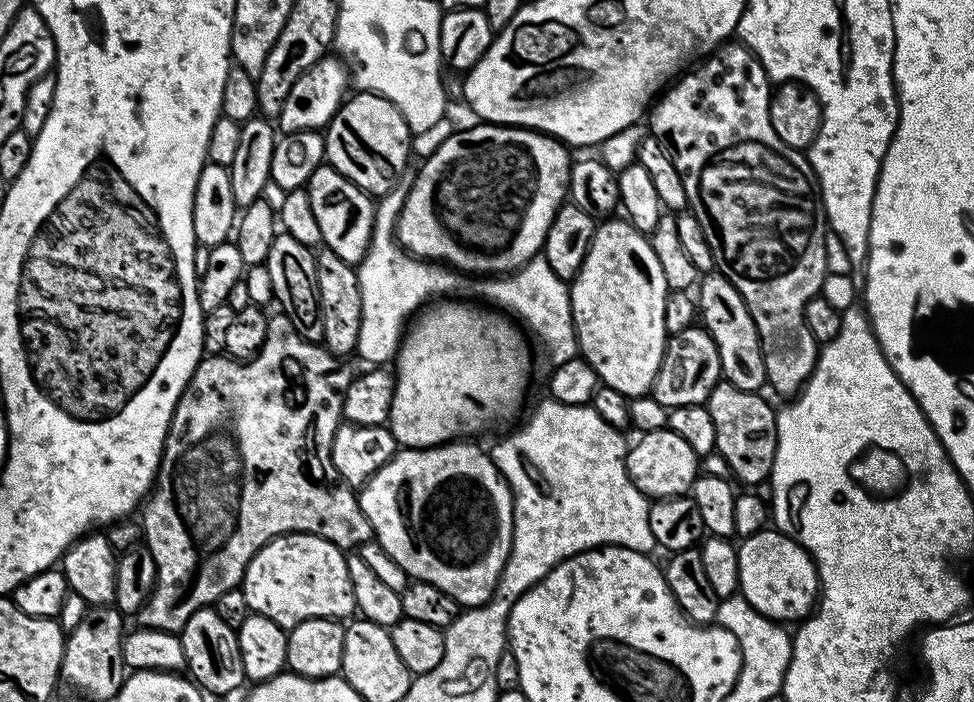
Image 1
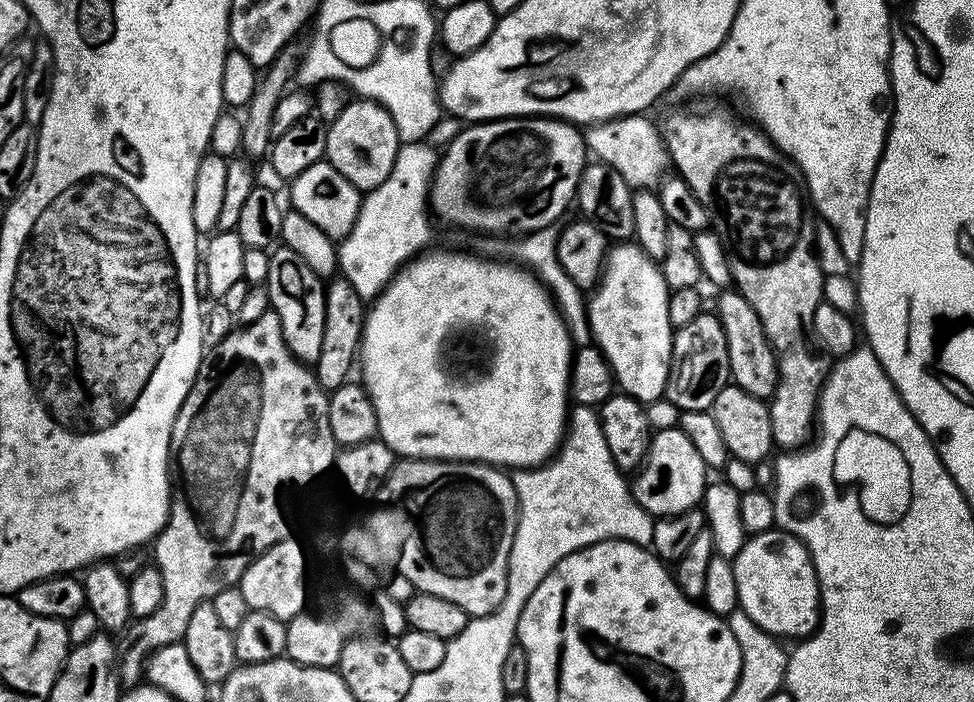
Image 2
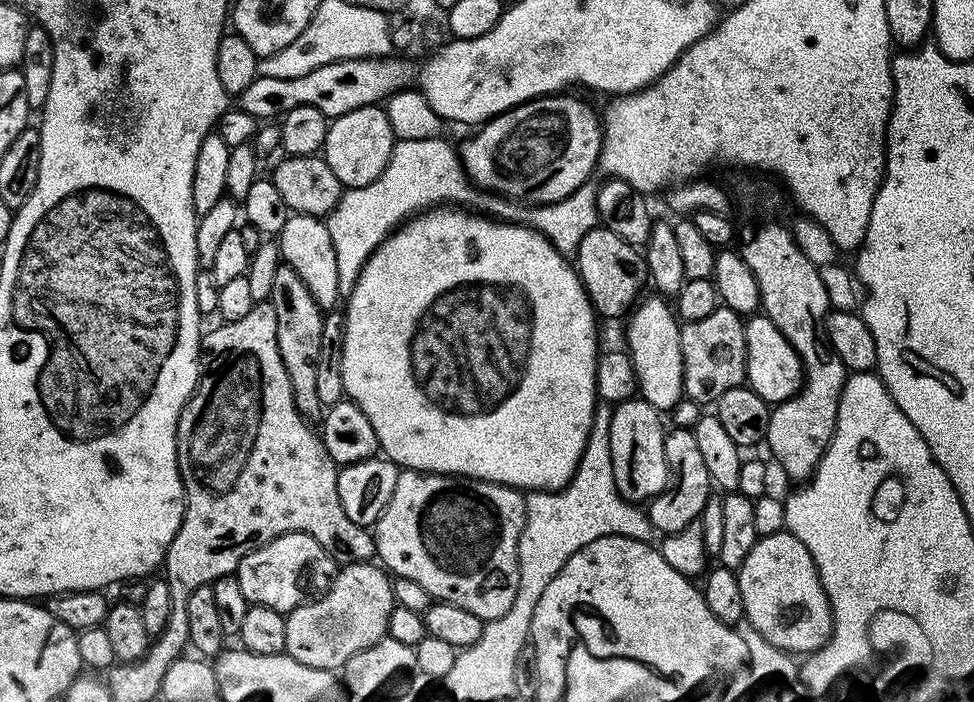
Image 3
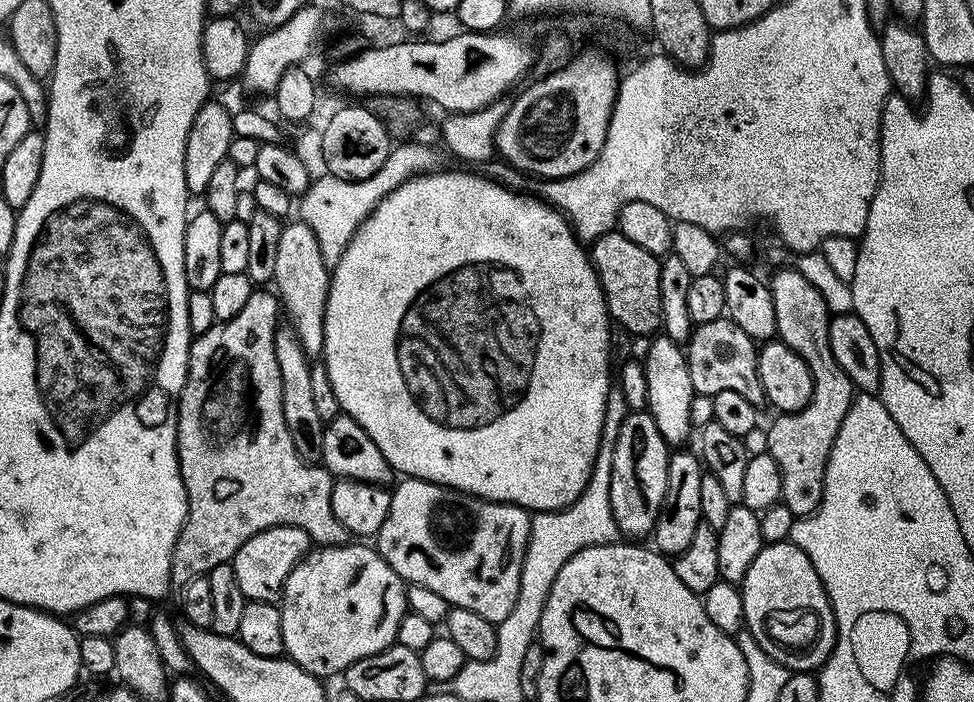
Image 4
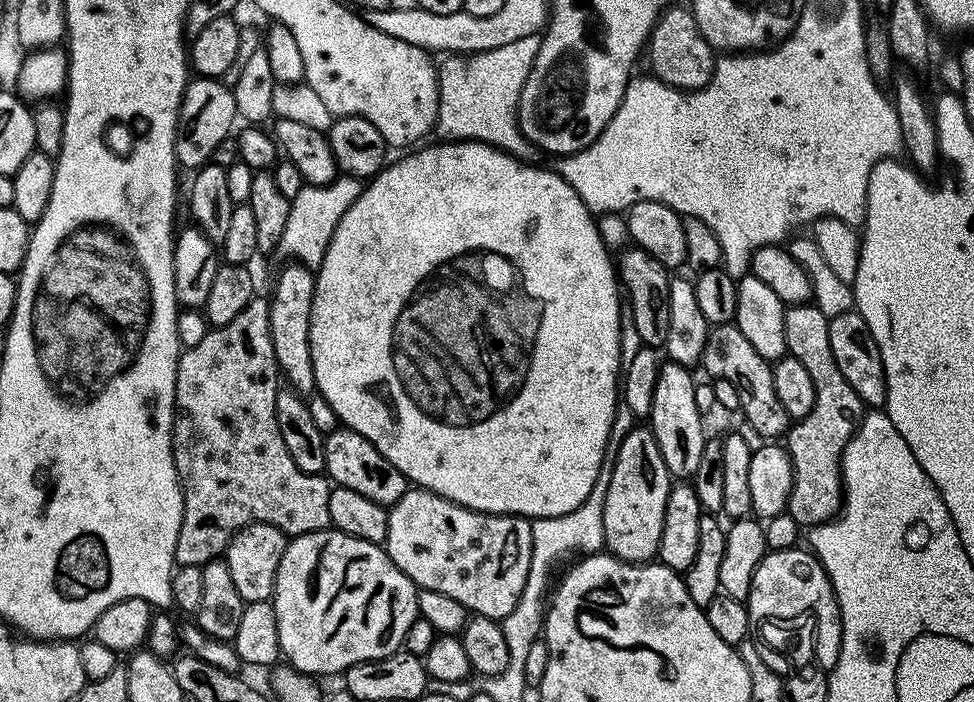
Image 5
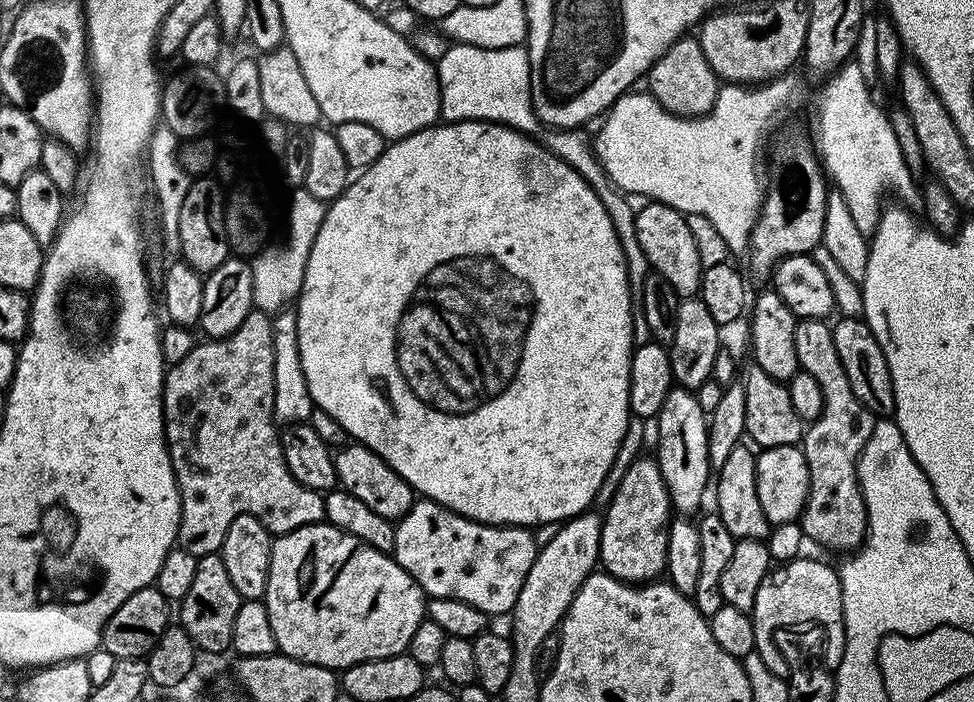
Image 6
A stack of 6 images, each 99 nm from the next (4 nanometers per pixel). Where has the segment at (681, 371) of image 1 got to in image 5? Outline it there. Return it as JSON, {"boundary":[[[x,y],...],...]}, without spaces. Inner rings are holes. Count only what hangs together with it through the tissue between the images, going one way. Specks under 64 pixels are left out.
{"boundary":[[[735,323],[718,324],[709,331],[704,347],[702,368],[705,368],[712,378],[730,382],[730,386],[738,390],[740,412],[748,419],[749,426],[758,435],[764,436],[760,438],[772,442],[787,433],[790,417],[774,391],[772,364],[766,358],[762,358],[762,354],[758,354],[758,350],[754,350],[750,342],[746,342],[746,334],[742,334],[742,330],[738,330]]]}

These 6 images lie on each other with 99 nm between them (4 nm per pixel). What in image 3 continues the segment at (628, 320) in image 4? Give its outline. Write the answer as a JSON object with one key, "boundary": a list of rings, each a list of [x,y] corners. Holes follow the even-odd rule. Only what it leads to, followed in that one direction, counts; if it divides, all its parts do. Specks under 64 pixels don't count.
{"boundary":[[[593,226],[578,242],[574,267],[595,315],[600,318],[605,316],[608,320],[616,320],[620,315],[623,317],[637,303],[641,295],[639,292],[643,290],[644,284],[646,288],[648,280],[648,267],[644,264],[641,249],[626,242],[626,238],[618,238],[614,230],[603,226]]]}

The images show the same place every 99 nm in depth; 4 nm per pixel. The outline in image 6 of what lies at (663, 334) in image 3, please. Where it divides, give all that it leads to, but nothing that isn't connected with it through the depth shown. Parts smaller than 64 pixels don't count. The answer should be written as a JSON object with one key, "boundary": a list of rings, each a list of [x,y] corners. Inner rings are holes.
{"boundary":[[[673,387],[656,417],[658,450],[655,454],[673,509],[692,514],[702,502],[708,480],[712,478],[708,454],[708,420],[695,395],[682,387]]]}

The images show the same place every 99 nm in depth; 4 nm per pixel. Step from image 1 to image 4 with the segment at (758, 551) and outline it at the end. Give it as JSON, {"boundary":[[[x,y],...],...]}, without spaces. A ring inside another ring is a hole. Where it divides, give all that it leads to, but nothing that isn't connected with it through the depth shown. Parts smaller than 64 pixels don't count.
{"boundary":[[[791,542],[779,544],[765,543],[764,549],[754,558],[750,570],[746,570],[746,578],[742,585],[742,602],[744,603],[744,622],[746,630],[754,634],[754,638],[776,660],[779,660],[789,673],[815,673],[824,667],[832,647],[836,645],[836,619],[828,601],[826,590],[818,578],[818,570],[810,562],[810,558],[798,546]]]}

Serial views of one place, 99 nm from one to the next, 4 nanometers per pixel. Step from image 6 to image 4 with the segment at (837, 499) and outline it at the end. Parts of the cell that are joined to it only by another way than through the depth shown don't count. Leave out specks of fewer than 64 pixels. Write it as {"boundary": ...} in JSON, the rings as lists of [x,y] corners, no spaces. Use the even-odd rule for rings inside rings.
{"boundary":[[[784,266],[773,271],[770,287],[774,298],[774,316],[776,318],[776,336],[790,350],[797,352],[810,366],[814,378],[814,394],[810,402],[797,412],[785,412],[777,415],[776,421],[768,428],[766,450],[778,462],[782,474],[782,503],[792,511],[793,517],[808,516],[822,502],[826,466],[834,438],[846,410],[850,410],[854,389],[846,370],[838,366],[834,350],[830,350],[828,321],[830,313],[821,294],[792,266]]]}

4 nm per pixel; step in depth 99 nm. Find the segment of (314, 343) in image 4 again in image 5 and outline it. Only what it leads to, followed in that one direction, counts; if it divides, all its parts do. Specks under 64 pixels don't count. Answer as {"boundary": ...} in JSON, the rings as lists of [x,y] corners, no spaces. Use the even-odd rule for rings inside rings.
{"boundary":[[[291,262],[276,278],[276,289],[270,295],[270,338],[274,342],[274,358],[287,387],[308,398],[316,392],[314,362],[310,358],[310,310],[314,302],[316,277],[304,262]]]}

